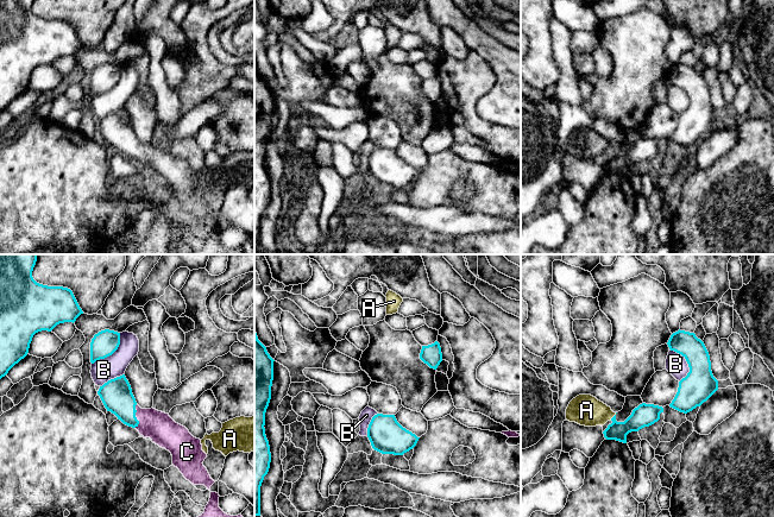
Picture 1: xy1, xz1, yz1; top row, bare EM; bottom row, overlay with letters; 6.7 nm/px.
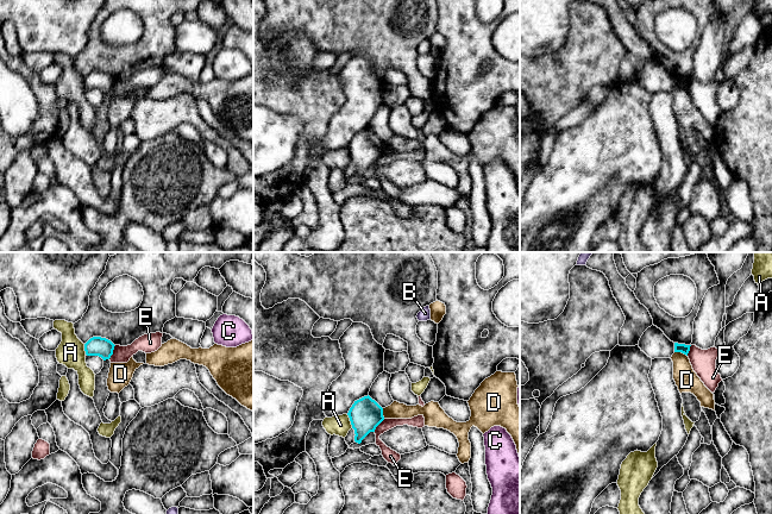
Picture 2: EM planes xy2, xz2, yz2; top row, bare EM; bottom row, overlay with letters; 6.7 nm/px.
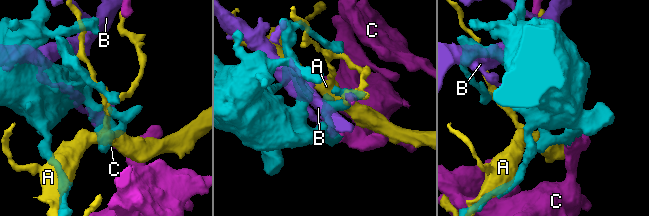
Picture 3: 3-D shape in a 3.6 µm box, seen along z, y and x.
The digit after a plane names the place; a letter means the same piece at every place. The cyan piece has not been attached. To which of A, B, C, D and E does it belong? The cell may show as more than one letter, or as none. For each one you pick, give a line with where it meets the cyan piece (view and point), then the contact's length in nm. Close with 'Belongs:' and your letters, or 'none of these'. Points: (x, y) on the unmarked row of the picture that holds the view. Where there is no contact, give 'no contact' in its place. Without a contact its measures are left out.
C: xy1 (134, 150) | 160 nm
Belongs: C

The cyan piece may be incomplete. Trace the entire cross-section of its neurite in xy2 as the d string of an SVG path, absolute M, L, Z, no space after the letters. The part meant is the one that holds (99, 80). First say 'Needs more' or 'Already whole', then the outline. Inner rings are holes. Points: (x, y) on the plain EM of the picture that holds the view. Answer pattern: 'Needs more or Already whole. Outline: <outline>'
Already whole. Outline: M93 70L84 77L87 89L99 89L103 94L109 93L113 88L114 77L101 70Z

